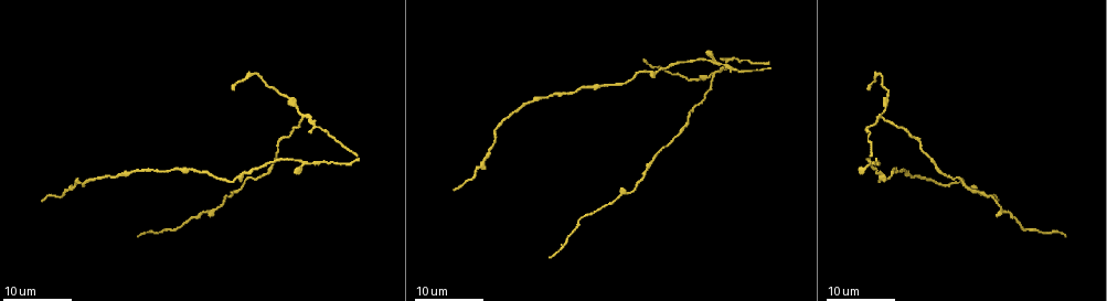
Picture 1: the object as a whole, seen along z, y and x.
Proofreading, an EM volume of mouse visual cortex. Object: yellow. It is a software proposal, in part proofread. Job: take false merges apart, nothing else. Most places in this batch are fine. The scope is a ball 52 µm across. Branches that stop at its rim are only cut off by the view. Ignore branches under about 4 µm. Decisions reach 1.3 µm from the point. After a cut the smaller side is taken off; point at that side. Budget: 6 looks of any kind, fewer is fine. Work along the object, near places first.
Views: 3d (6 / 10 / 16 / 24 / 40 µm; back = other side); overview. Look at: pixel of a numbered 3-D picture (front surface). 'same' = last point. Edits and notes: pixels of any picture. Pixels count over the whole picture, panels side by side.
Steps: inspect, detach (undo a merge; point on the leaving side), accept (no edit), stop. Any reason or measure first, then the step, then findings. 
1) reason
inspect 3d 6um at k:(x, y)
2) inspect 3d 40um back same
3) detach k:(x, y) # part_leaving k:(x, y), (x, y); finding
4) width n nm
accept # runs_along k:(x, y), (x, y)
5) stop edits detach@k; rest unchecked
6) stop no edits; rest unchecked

calibre changes
inspect 3d 24um at 1:(670, 74)

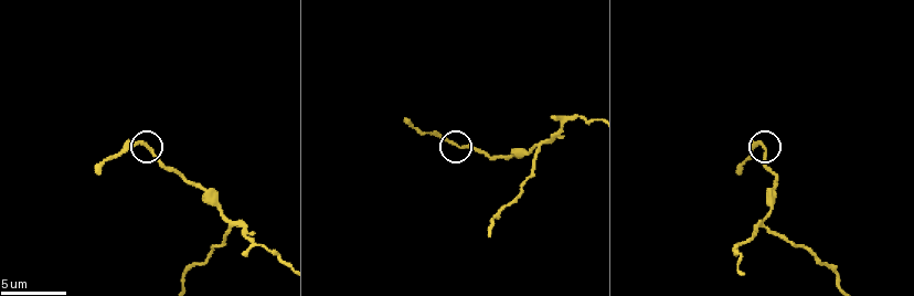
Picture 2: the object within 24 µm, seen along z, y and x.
inspect 3d 6um at 2:(146, 145)

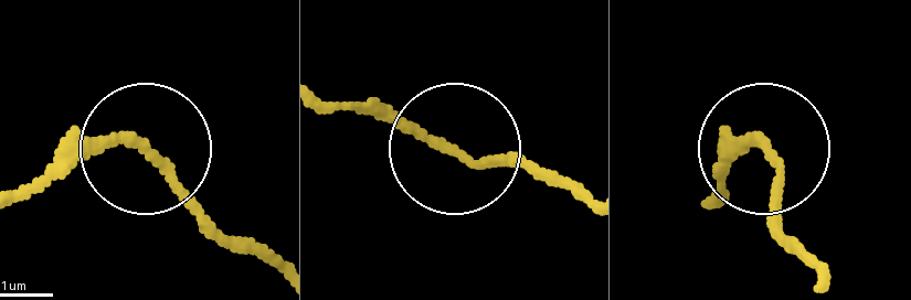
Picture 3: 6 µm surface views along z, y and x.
width 180 nm
accept # runs_along 3:(584, 201), (510, 161), (338, 109); continuous, no second neuron

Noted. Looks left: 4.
thin arm on a thick one
inspect 3d 6um at 2:(538, 147)

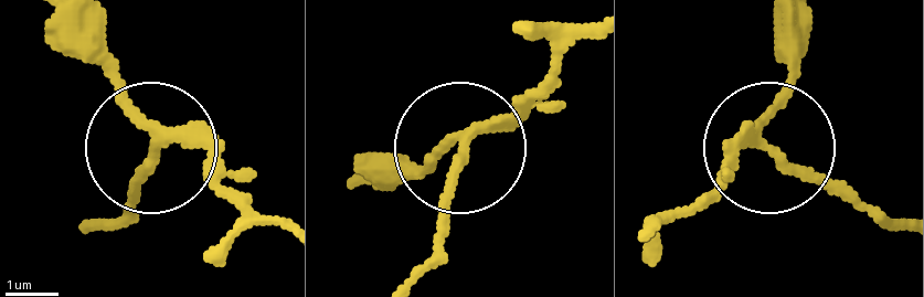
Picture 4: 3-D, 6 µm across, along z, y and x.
inspect 3d 6um back at 4:(463, 143)

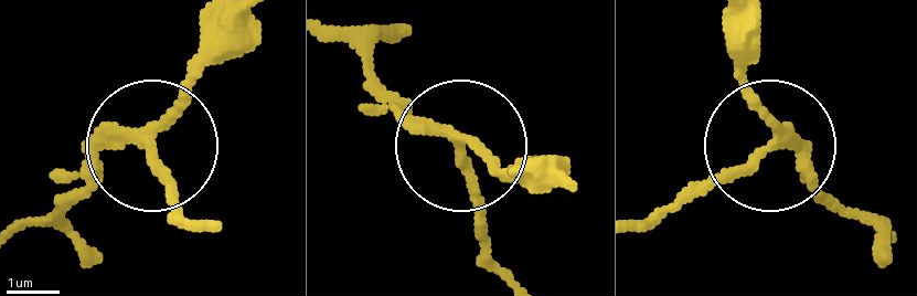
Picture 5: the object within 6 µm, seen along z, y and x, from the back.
arms 3
detach 5:(168, 181) # part_leaving 5:(149, 150), (198, 220); a second neuron is stuck on

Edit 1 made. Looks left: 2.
stop edits detach@5; rest unchecked

